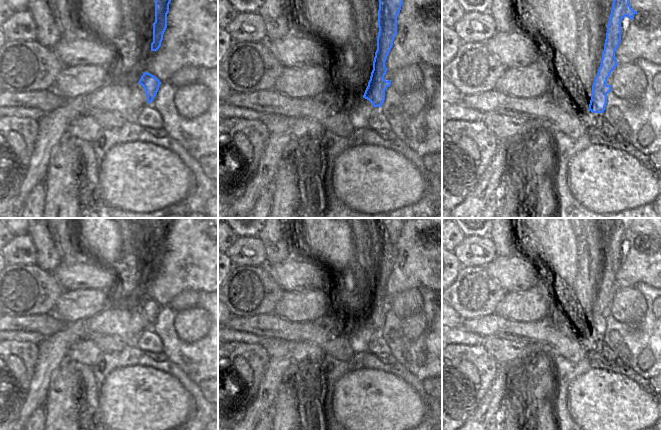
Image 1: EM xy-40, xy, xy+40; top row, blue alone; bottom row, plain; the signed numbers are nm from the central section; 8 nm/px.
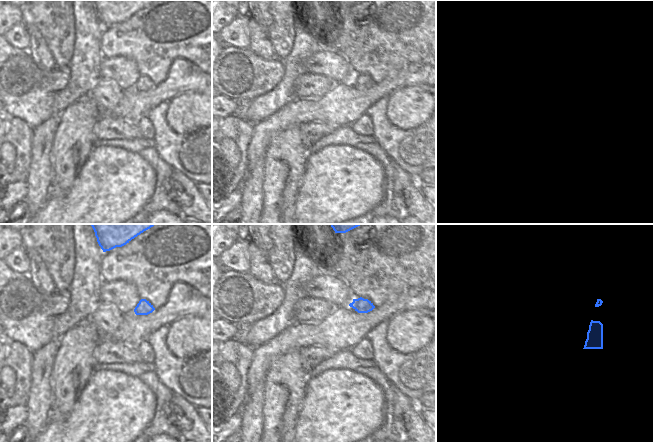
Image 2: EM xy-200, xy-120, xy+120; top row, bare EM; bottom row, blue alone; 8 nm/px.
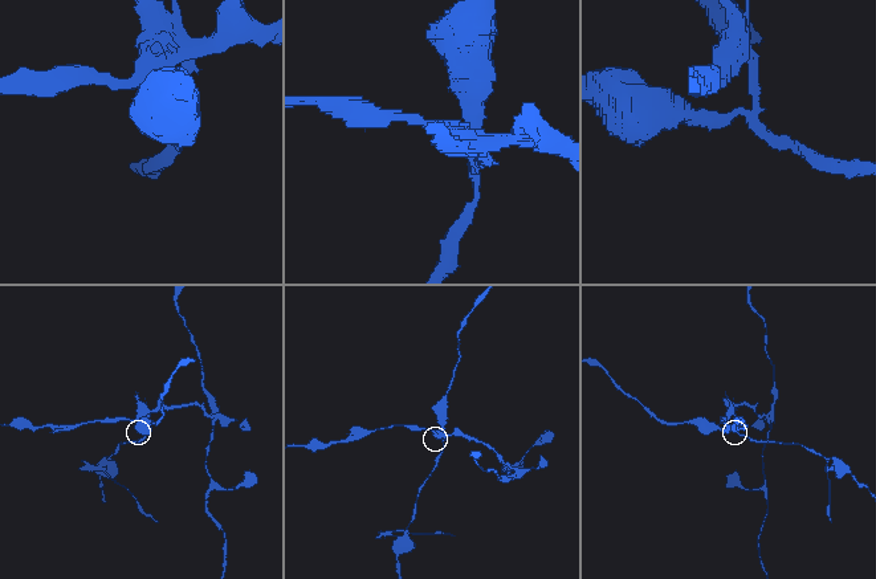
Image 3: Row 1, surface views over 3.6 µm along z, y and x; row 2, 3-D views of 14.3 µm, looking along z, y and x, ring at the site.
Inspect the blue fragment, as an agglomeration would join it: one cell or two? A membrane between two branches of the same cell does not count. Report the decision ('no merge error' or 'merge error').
merge error

